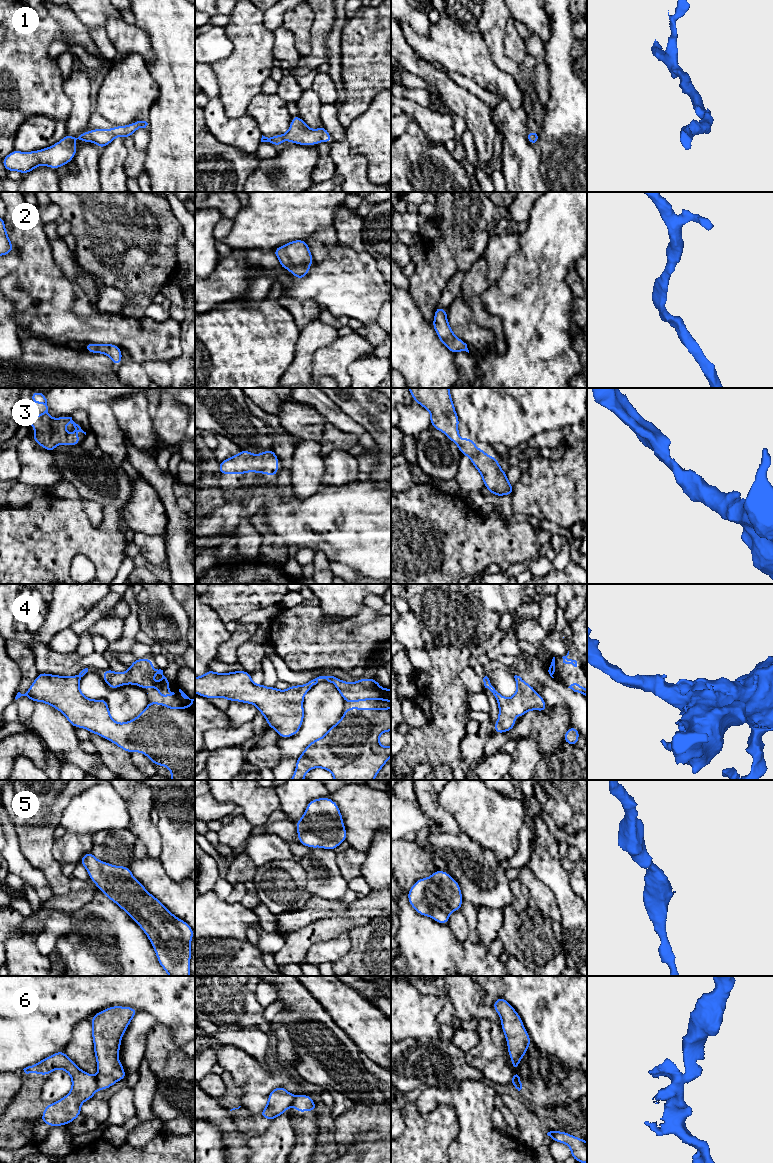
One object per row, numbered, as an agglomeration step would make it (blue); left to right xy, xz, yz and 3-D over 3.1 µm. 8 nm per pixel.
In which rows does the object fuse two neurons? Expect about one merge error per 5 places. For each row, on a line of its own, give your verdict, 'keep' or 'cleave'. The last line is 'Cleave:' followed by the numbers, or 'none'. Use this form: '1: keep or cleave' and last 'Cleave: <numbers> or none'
1: keep
2: keep
3: keep
4: keep
5: keep
6: cleave
Cleave: 6

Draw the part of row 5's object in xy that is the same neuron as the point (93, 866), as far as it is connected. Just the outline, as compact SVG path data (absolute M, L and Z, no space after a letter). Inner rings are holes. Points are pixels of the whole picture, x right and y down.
M91 852L80 860L95 885L123 909L149 938L159 964L169 976L190 976L191 940L194 930L183 920L173 915L157 898L137 881L131 870L98 860Z

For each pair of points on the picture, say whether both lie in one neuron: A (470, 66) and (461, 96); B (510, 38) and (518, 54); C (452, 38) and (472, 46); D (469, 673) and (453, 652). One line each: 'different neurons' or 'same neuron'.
A: different neurons
B: same neuron
C: same neuron
D: different neurons

